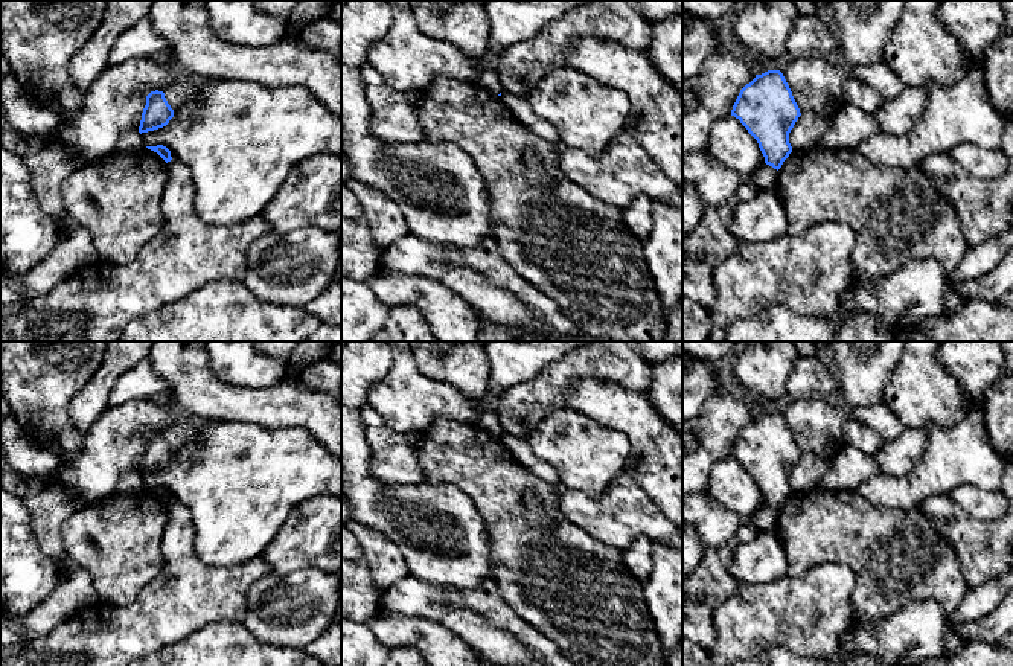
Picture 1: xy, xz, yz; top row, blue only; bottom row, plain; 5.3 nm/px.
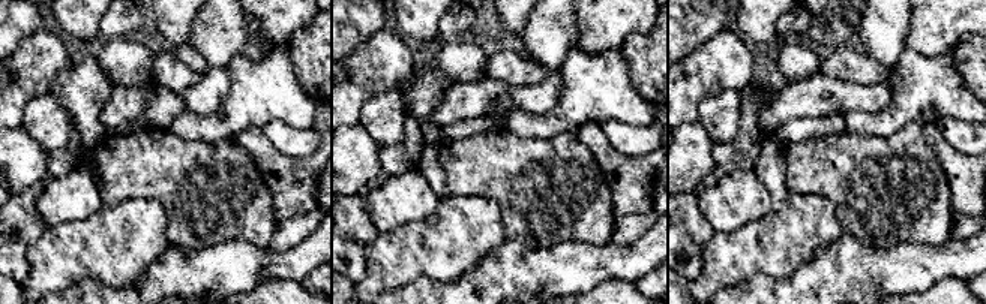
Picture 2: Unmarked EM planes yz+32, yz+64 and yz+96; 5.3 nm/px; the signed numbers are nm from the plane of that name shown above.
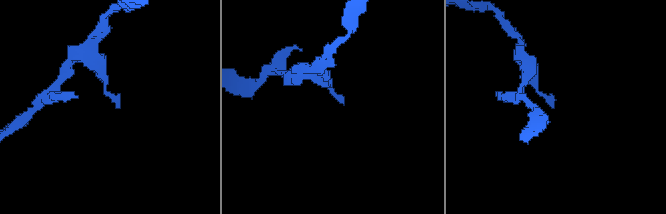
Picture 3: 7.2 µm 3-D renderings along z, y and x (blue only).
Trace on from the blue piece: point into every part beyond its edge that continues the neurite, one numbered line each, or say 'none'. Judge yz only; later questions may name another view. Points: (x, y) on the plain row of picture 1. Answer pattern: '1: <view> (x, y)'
none

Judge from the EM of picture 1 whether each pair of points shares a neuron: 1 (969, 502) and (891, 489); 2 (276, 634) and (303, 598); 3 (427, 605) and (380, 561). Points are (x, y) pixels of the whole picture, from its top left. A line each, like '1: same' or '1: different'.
1: different
2: same
3: different

